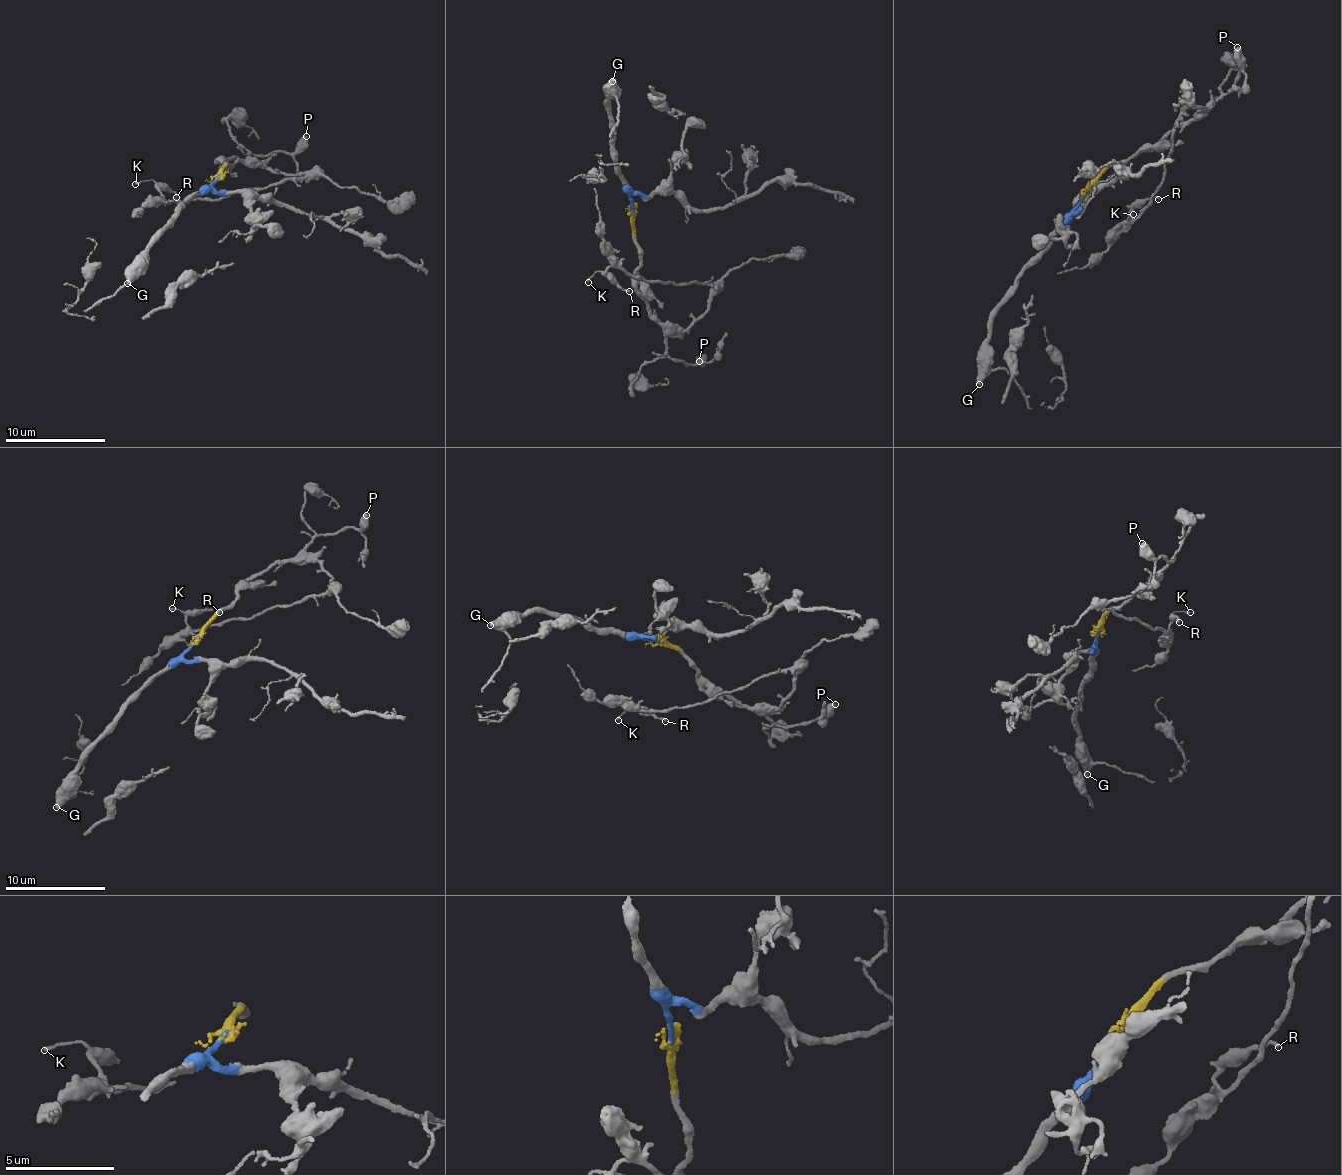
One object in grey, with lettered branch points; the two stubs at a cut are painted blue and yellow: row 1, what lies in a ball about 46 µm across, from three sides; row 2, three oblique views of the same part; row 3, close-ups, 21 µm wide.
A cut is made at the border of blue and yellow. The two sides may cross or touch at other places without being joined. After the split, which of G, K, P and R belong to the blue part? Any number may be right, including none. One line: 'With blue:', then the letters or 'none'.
With blue: G

